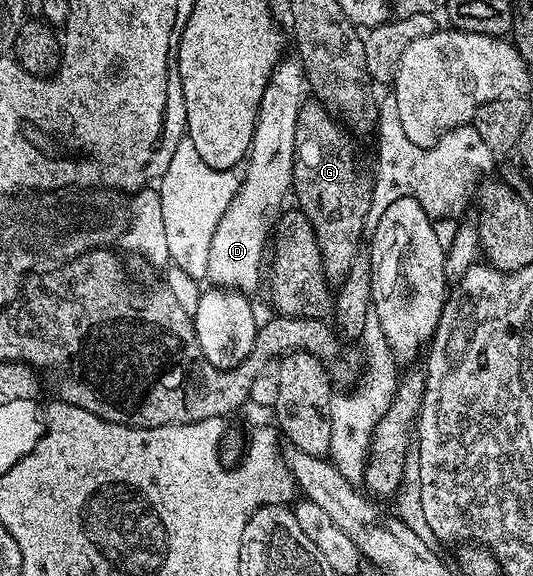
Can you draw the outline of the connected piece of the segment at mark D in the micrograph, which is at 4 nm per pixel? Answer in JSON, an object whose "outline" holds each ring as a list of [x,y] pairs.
{"outline":[[[286,57],[283,58],[282,62],[276,65],[276,69],[270,75],[270,80],[268,85],[264,89],[264,97],[260,101],[260,109],[258,110],[258,124],[254,130],[254,136],[252,137],[252,145],[250,146],[250,154],[248,156],[248,162],[245,164],[246,176],[243,174],[241,176],[238,192],[236,197],[232,197],[232,205],[228,205],[228,209],[224,209],[224,217],[220,217],[220,225],[216,225],[216,234],[212,237],[212,245],[208,249],[208,263],[206,265],[205,278],[207,280],[211,279],[209,282],[215,287],[221,287],[223,289],[229,289],[231,291],[236,291],[239,293],[251,293],[258,287],[258,282],[263,282],[264,279],[264,263],[262,267],[262,246],[267,246],[268,243],[268,233],[266,237],[266,218],[270,215],[270,210],[281,201],[285,195],[289,196],[292,191],[292,184],[294,181],[294,146],[296,145],[296,117],[300,117],[300,109],[303,103],[307,102],[308,99],[308,84],[306,81],[306,70],[302,67],[301,59],[297,57]]]}

